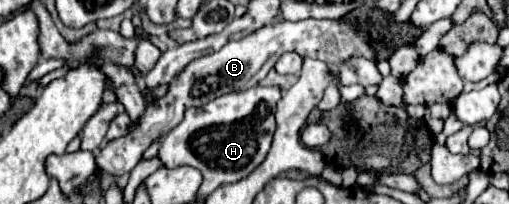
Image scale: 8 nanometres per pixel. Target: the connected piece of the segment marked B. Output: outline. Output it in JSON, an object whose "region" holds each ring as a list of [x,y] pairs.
{"region":[[[301,20],[301,22],[275,22],[269,26],[259,28],[257,32],[227,42],[221,50],[207,54],[203,58],[197,58],[195,62],[187,64],[175,82],[169,84],[169,90],[165,96],[155,98],[155,102],[147,102],[143,118],[139,122],[131,122],[131,130],[123,138],[115,138],[105,142],[97,154],[95,154],[95,174],[87,178],[87,184],[91,184],[99,174],[111,174],[115,178],[131,172],[137,162],[141,160],[143,152],[163,134],[167,134],[171,128],[175,128],[185,110],[191,106],[203,106],[223,94],[231,92],[243,92],[247,88],[253,88],[267,76],[267,72],[273,68],[277,58],[285,52],[297,52],[301,56],[319,58],[329,66],[335,66],[343,60],[349,60],[351,56],[365,56],[369,60],[375,58],[375,50],[379,48],[377,42],[371,44],[369,34],[355,32],[355,26],[351,26],[345,20]]]}

